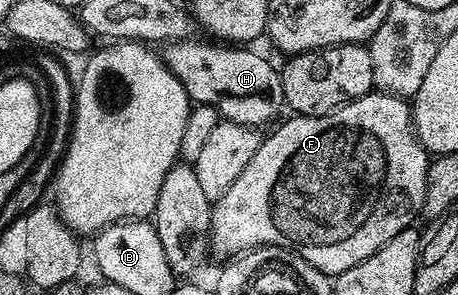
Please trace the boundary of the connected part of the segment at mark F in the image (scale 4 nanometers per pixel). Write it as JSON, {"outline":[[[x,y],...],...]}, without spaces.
{"outline":[[[372,90],[366,96],[357,98],[337,110],[333,110],[324,116],[309,117],[292,115],[292,120],[287,120],[272,136],[262,137],[257,154],[249,158],[249,166],[241,170],[241,174],[225,190],[225,194],[214,201],[211,209],[211,231],[209,233],[209,248],[222,258],[234,258],[244,252],[250,252],[253,248],[288,248],[295,252],[305,262],[309,262],[319,272],[326,272],[328,277],[334,278],[357,266],[357,262],[365,262],[365,258],[372,256],[389,238],[401,234],[401,230],[412,227],[414,216],[420,215],[423,199],[425,198],[425,186],[427,185],[427,166],[429,153],[423,144],[415,136],[415,125],[411,118],[412,105],[402,96],[390,96],[388,92]]]}

